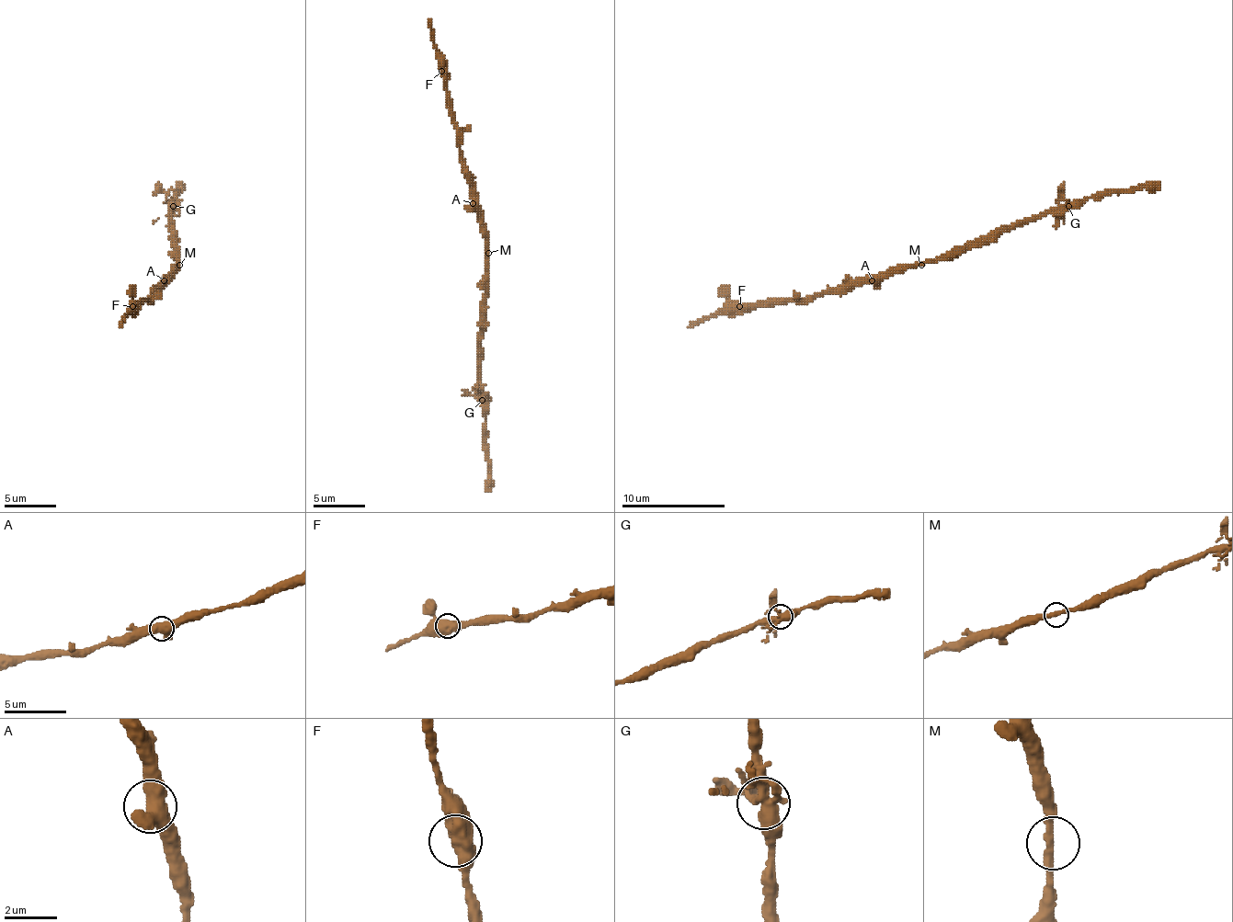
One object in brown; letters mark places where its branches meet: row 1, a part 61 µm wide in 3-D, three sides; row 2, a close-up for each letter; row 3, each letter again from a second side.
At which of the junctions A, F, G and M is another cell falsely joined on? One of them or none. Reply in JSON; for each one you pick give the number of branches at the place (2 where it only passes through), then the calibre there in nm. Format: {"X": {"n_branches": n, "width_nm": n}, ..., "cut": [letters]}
{"cut": []}

